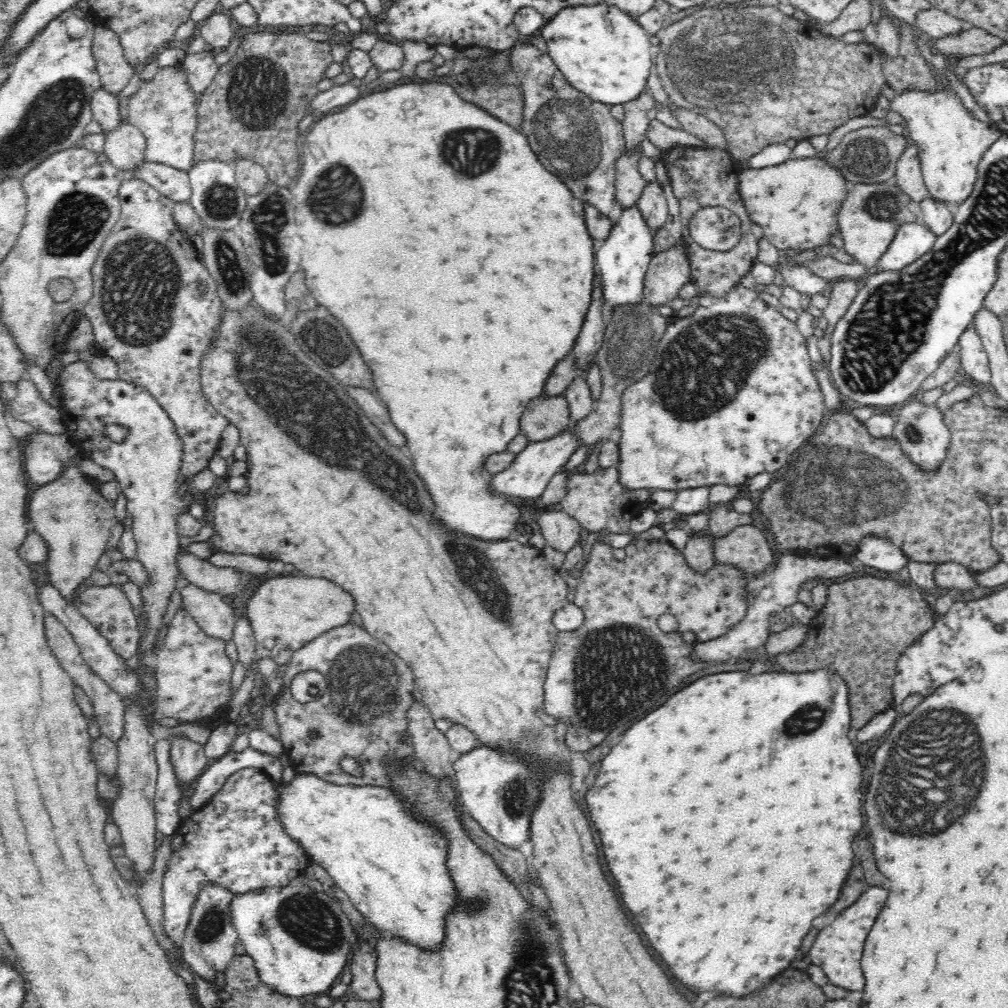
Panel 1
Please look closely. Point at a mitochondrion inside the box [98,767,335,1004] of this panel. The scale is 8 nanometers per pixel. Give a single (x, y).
(210, 926)

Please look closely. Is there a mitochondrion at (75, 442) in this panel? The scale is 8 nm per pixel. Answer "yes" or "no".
no

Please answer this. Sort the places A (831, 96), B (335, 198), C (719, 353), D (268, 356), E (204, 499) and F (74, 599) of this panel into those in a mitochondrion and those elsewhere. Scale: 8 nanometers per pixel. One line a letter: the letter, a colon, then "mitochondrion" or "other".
A: other
B: mitochondrion
C: mitochondrion
D: mitochondrion
E: other
F: other

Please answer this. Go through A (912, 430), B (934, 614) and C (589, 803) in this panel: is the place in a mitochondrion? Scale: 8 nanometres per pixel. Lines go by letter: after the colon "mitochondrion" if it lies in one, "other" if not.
A: mitochondrion
B: other
C: other

